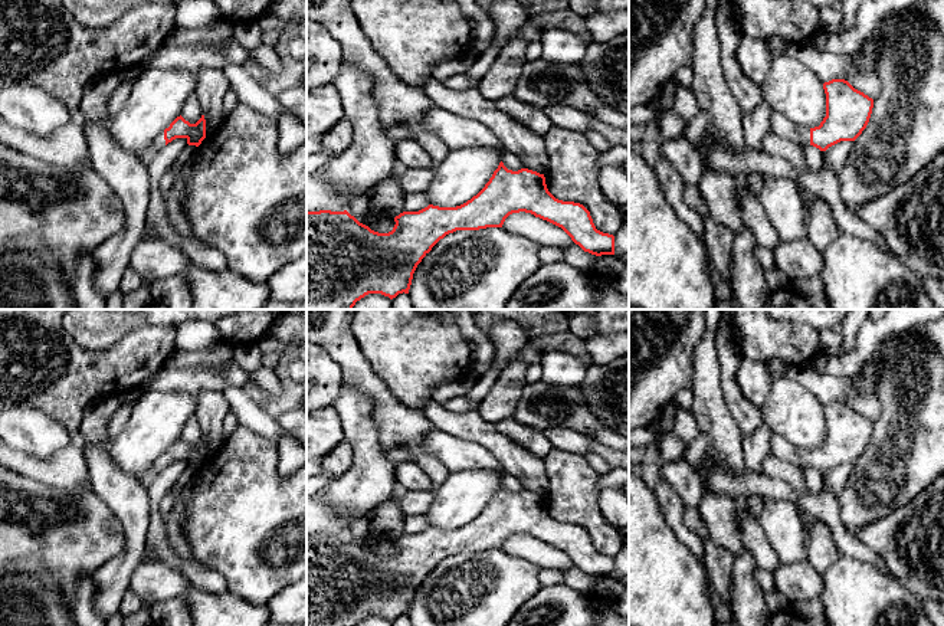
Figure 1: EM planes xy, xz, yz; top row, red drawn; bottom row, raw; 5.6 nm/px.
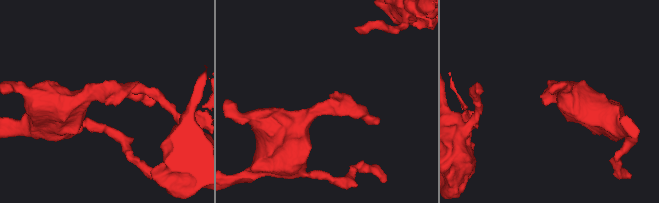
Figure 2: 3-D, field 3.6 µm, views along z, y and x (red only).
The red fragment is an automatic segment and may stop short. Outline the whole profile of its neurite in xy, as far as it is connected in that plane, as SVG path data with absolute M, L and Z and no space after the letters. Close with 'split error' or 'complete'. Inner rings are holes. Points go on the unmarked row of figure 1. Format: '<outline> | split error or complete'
M181 437L177 439L168 450L155 459L153 468L160 472L176 461L186 461L189 468L199 469L206 461L204 437L196 446L190 446Z | split error

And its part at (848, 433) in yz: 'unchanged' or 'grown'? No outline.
grown

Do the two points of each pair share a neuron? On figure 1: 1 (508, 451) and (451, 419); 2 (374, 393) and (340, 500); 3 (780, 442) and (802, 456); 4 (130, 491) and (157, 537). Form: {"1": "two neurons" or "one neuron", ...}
{"1": "one neuron", "2": "two neurons", "3": "one neuron", "4": "two neurons"}

